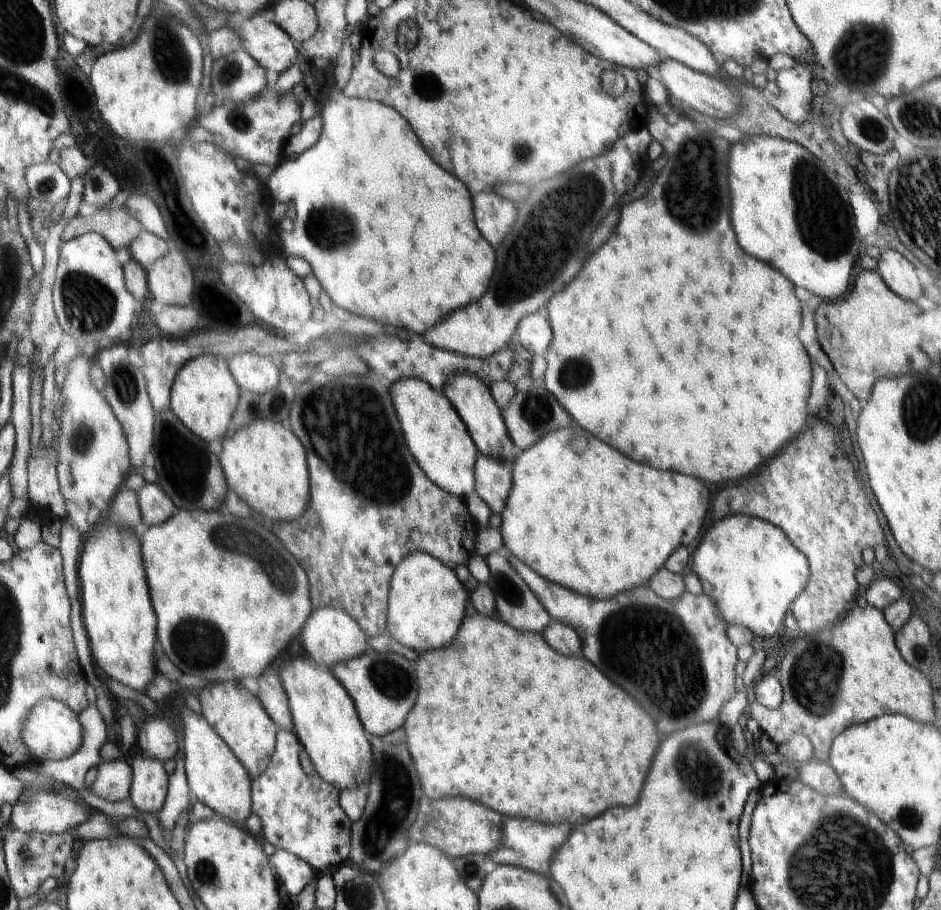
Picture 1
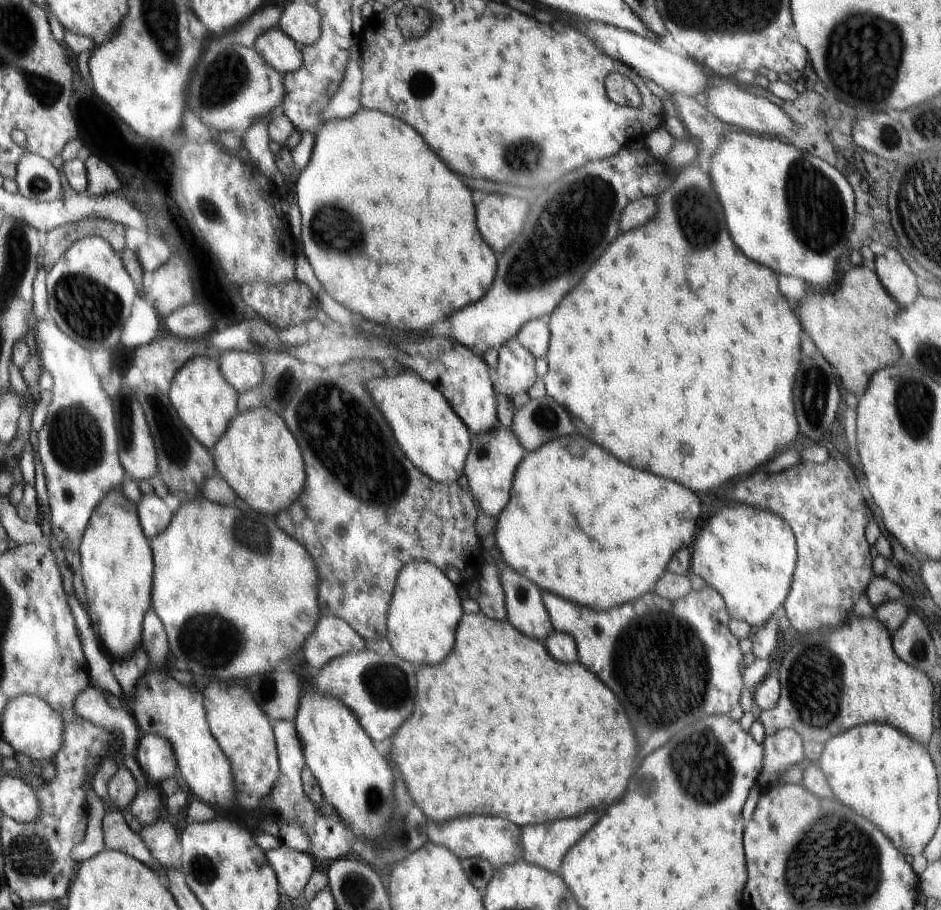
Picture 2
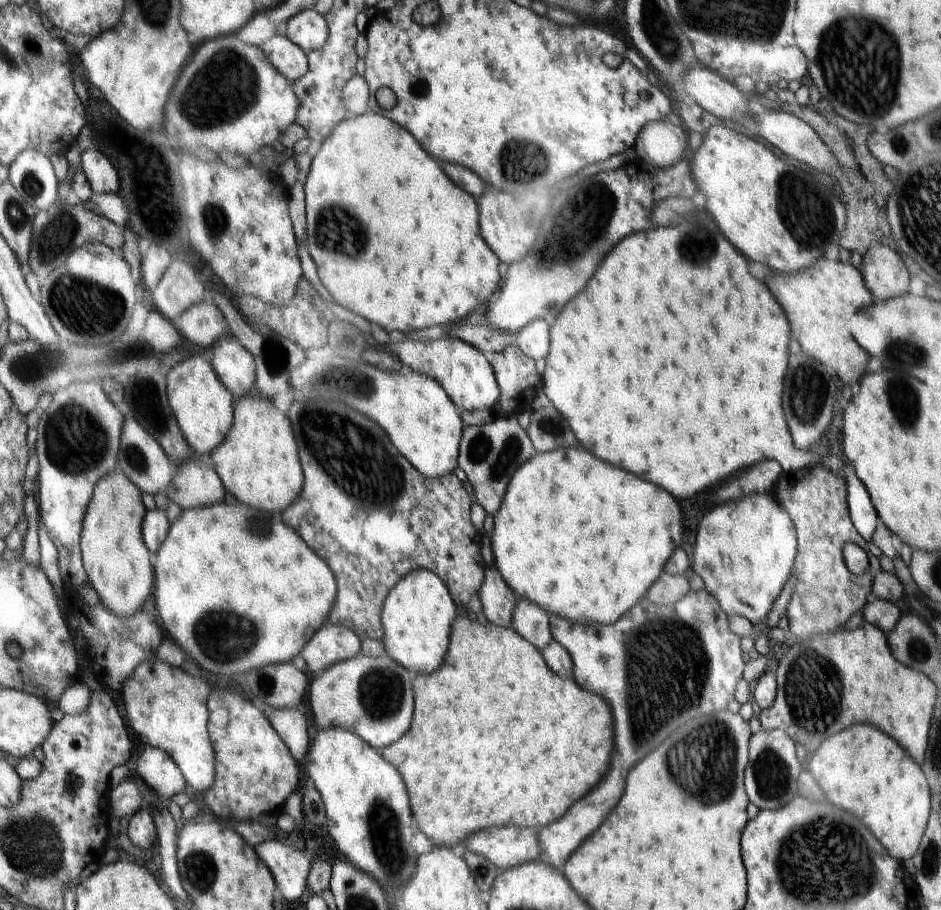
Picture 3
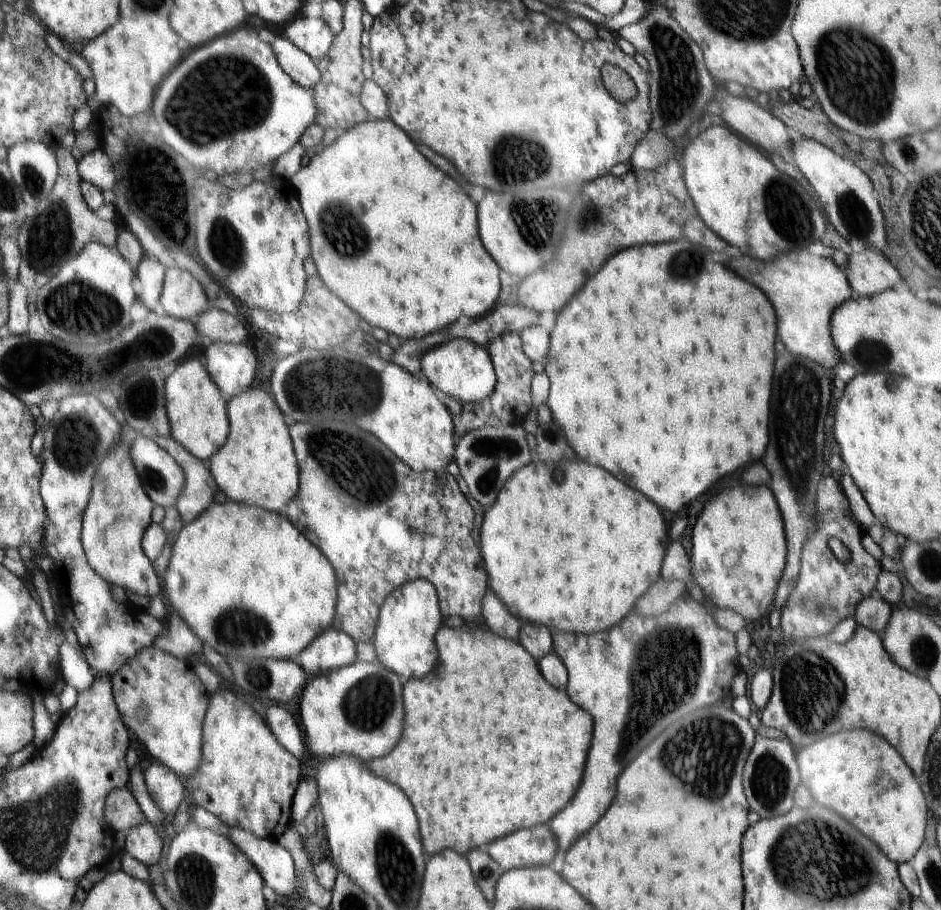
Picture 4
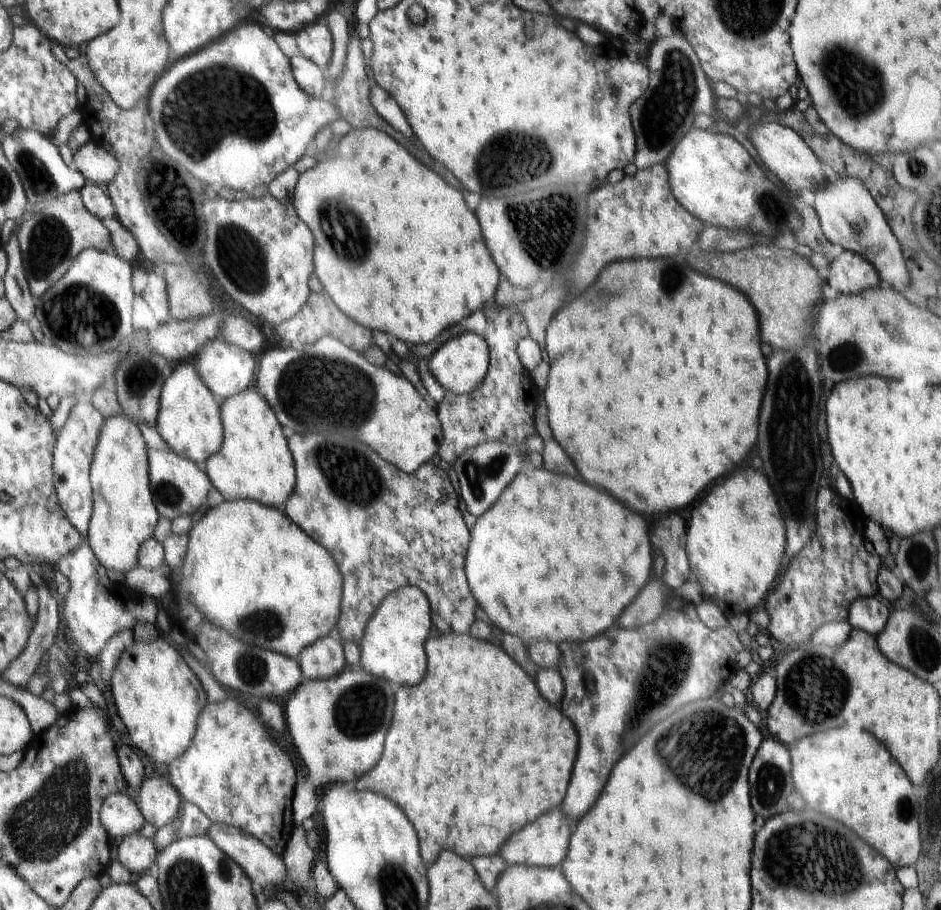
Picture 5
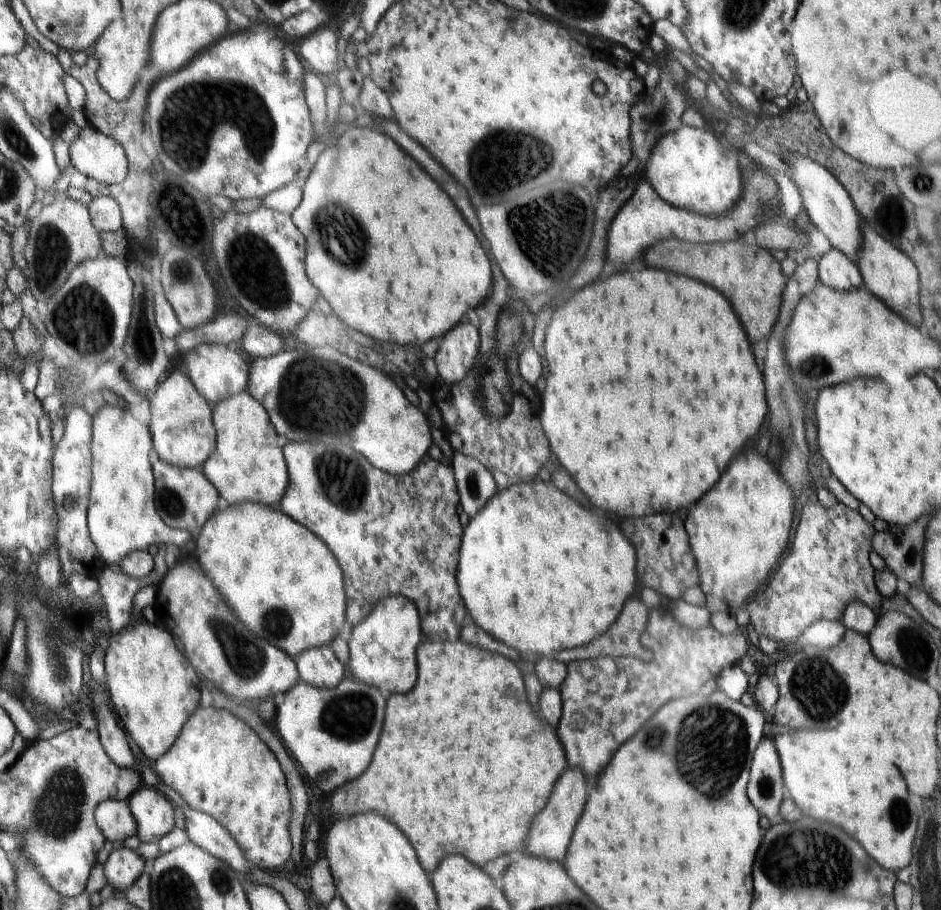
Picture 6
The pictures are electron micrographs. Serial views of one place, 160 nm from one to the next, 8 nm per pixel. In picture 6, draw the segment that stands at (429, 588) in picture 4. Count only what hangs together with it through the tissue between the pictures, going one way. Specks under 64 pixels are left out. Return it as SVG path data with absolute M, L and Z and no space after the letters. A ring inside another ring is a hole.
M396 595L382 600L364 621L352 626L348 632L350 672L360 682L378 687L382 694L406 694L416 684L417 646L423 632L420 615L414 603Z

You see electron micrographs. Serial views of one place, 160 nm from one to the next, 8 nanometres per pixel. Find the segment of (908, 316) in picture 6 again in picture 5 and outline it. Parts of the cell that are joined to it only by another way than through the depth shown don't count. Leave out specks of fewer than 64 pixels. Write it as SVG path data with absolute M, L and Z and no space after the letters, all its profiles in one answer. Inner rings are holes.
M837 175L836 180L828 179L827 186L814 192L814 208L819 216L821 231L831 244L840 244L847 251L859 254L867 259L878 274L881 285L892 287L898 291L906 286L914 287L915 277L912 268L905 265L900 243L889 227L881 208L876 204L866 187L858 179L843 179Z

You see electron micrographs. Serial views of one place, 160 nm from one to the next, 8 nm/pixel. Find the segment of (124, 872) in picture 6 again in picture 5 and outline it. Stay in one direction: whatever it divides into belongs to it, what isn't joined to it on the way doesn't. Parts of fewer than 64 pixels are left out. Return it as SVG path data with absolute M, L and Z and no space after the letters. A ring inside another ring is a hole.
M128 835L117 848L117 859L131 874L140 874L150 868L150 864L157 860L156 848L145 837Z

